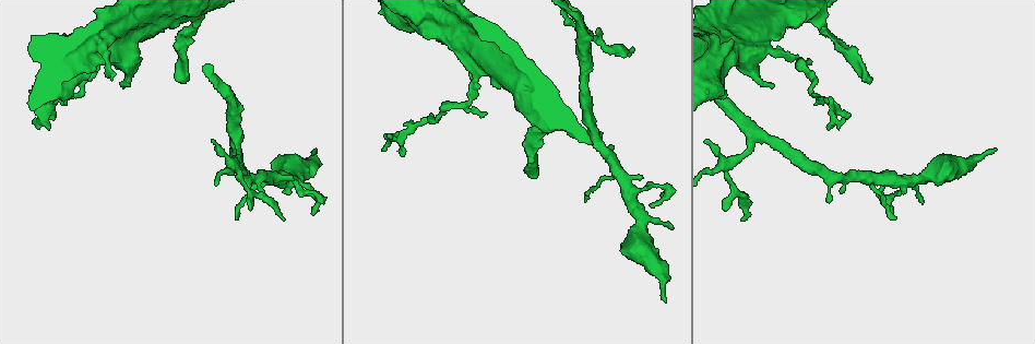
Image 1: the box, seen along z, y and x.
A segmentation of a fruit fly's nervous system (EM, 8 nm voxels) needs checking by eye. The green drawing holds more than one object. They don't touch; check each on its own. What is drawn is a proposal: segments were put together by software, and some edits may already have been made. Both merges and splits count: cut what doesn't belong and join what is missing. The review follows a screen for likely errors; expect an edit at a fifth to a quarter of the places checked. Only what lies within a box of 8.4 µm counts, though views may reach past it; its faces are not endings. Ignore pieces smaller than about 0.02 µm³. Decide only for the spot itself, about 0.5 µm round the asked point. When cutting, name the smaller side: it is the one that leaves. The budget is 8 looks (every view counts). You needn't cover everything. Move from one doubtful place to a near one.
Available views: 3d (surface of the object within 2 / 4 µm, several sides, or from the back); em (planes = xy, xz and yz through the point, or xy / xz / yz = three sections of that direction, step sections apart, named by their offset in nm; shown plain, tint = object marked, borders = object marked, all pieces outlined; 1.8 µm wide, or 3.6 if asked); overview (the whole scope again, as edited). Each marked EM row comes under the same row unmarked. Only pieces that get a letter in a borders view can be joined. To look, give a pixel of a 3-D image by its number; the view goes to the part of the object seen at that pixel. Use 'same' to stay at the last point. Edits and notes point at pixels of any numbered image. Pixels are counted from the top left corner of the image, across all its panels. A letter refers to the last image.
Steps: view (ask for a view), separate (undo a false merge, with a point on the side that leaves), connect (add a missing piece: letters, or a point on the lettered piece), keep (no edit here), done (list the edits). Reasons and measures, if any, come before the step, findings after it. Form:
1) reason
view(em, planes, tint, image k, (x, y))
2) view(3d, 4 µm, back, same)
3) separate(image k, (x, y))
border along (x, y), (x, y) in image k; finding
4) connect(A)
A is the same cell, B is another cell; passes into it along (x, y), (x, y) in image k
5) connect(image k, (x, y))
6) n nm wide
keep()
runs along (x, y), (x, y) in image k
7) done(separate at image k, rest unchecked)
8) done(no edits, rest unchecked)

closes a loop
view(3d, 2 µm, image 1, (123, 24))

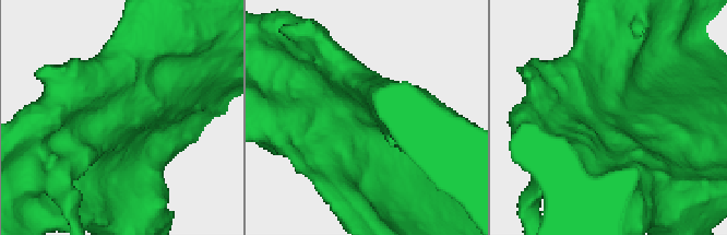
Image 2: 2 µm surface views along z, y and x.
arms of 340, 460 nm
view(em, planes, borders, image 2, (616, 112))

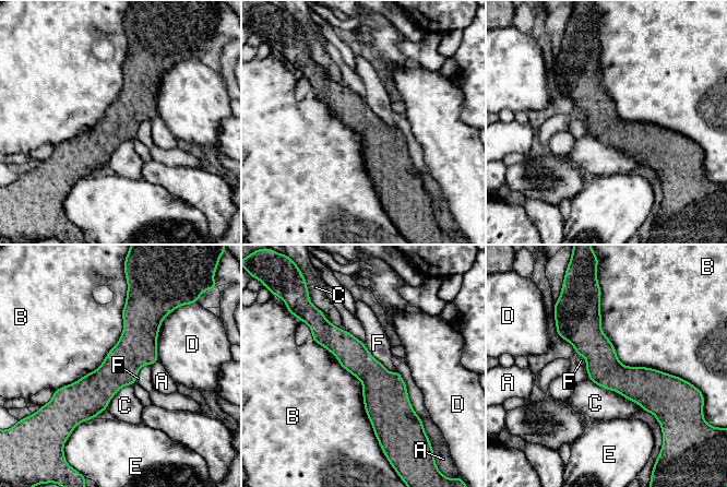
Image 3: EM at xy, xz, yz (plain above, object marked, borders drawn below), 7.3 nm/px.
240 nm wide
keep()
A, B, C, D, E and F are other cells; border along (600, 292), (617, 358), (683, 379) in image 3; one cell here

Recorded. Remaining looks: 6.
view(em, planes, borders, image 1, (771, 86))

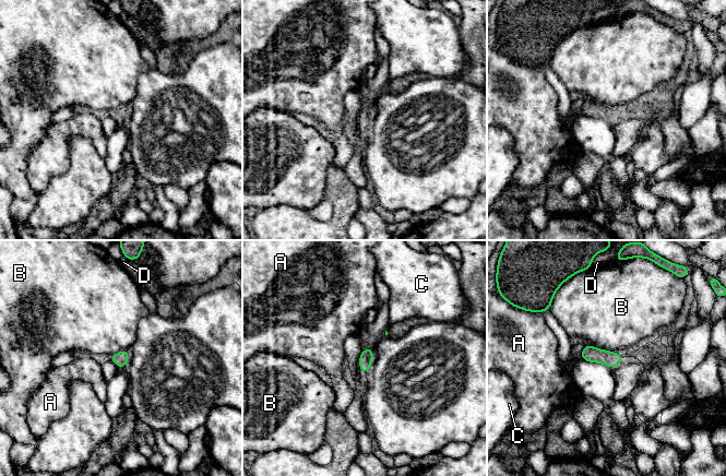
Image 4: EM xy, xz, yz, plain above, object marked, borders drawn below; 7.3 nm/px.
keep()
A, B, C and D are other cells; border along (588, 344), (614, 350), (621, 355) in image 4; no lettered piece goes on from it

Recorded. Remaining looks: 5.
thin end
view(em, planes, borders, image 1, (849, 115))

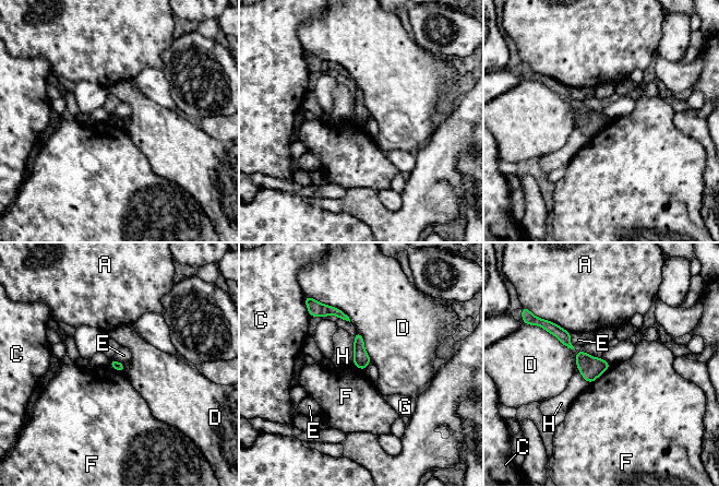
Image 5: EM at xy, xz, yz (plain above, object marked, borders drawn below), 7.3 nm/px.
keep()
A, C, D, E, F, G and H are other cells; border along (610, 365), (589, 383) in image 5; no lettered piece goes on from it

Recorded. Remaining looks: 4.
free end
view(em, planes, borders, image 1, (535, 177))

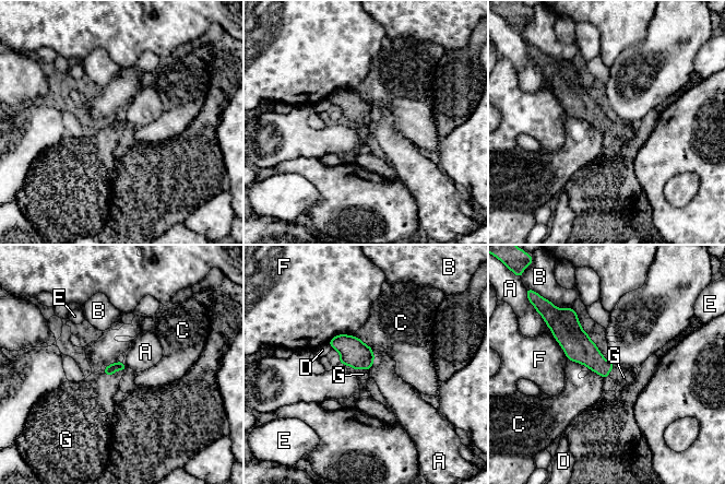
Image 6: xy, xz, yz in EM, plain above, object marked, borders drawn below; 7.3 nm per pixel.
connect(G)
G is the same cell, A, B, C, D, E and F are other cells; passes into it along (109, 369), (113, 374), (91, 400) in image 6; the cell continues

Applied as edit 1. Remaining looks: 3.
done(connect at image 6, rest unchecked)

